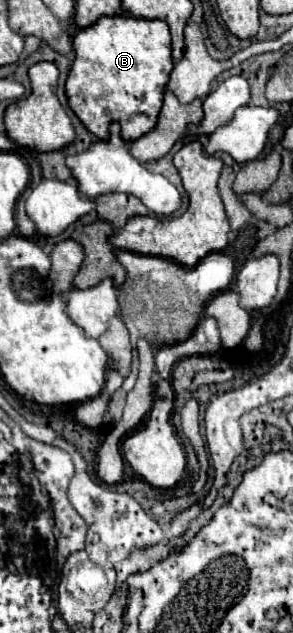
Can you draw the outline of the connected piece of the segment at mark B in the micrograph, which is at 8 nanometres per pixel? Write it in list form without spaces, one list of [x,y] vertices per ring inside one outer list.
[[[103,16],[91,28],[81,30],[73,38],[75,62],[67,76],[67,98],[71,110],[83,122],[83,126],[95,134],[99,140],[107,140],[109,126],[113,122],[121,124],[123,140],[137,140],[151,132],[157,124],[157,116],[163,102],[163,92],[173,70],[171,56],[171,34],[163,20],[143,20],[135,16]]]

